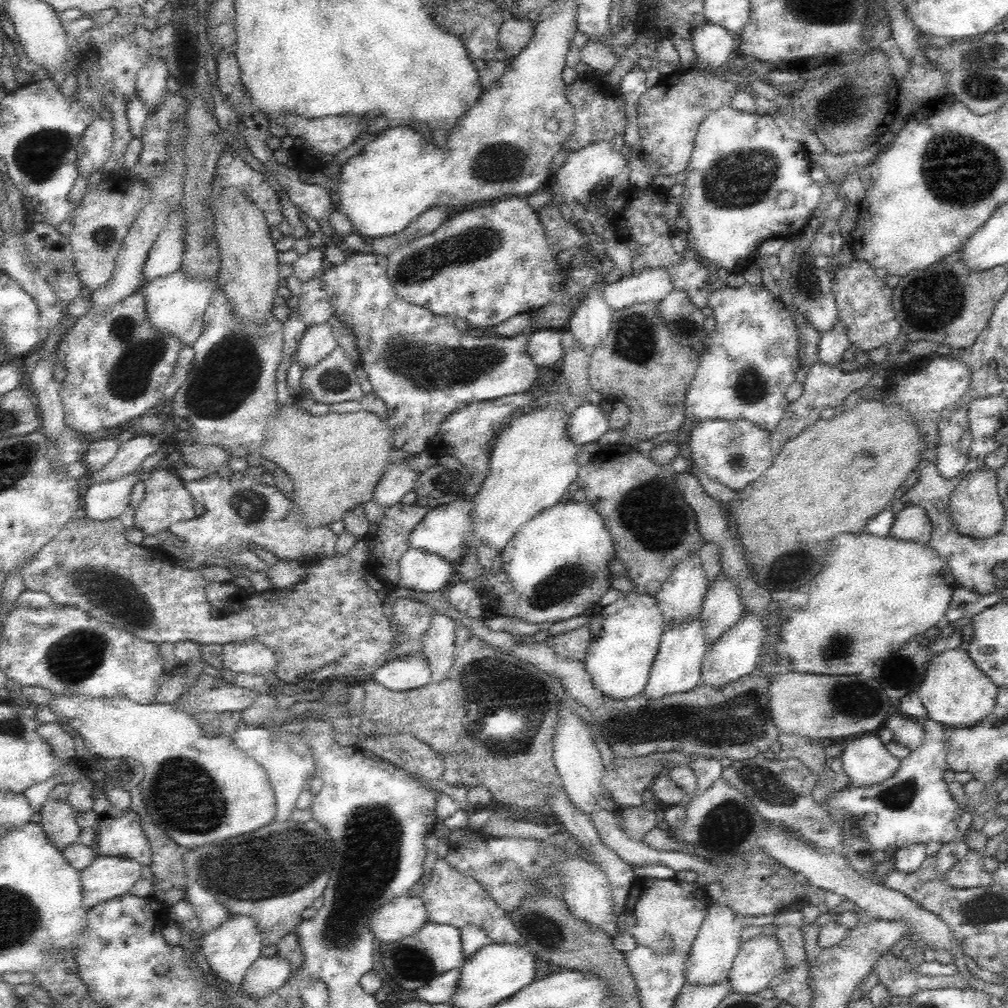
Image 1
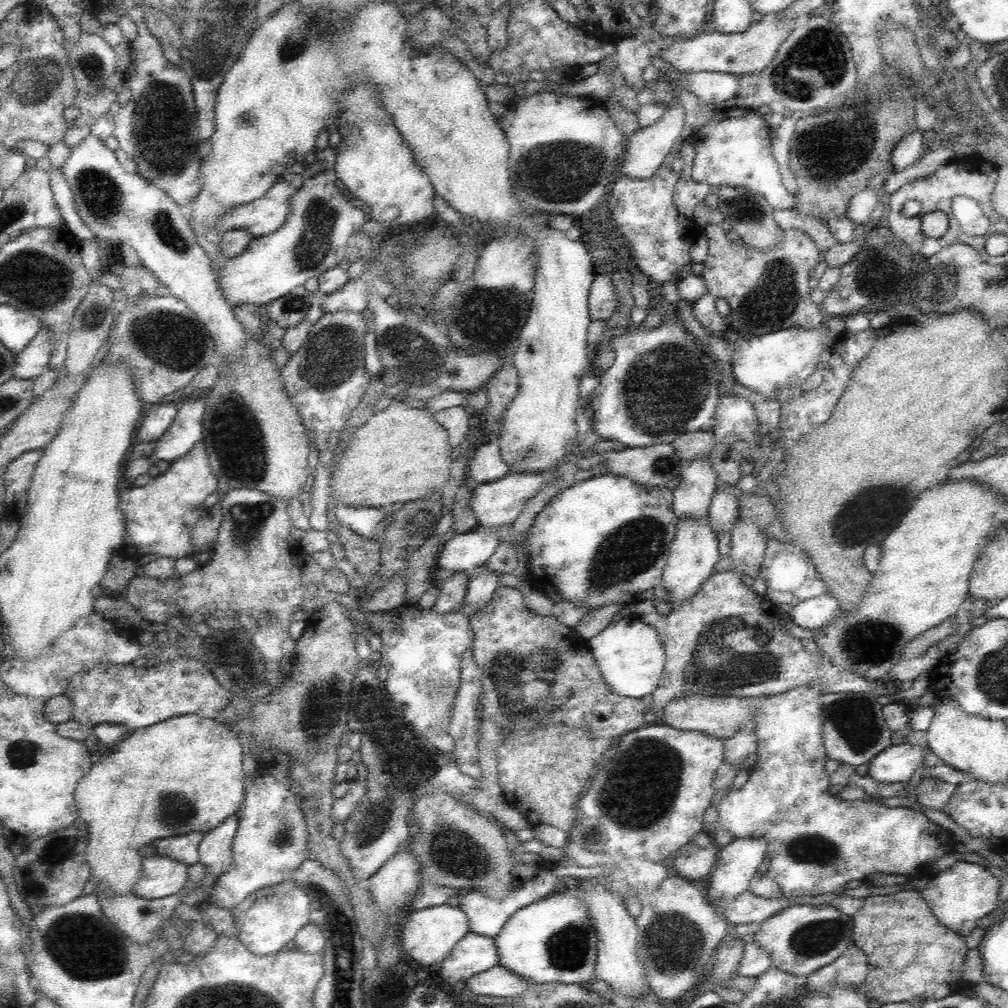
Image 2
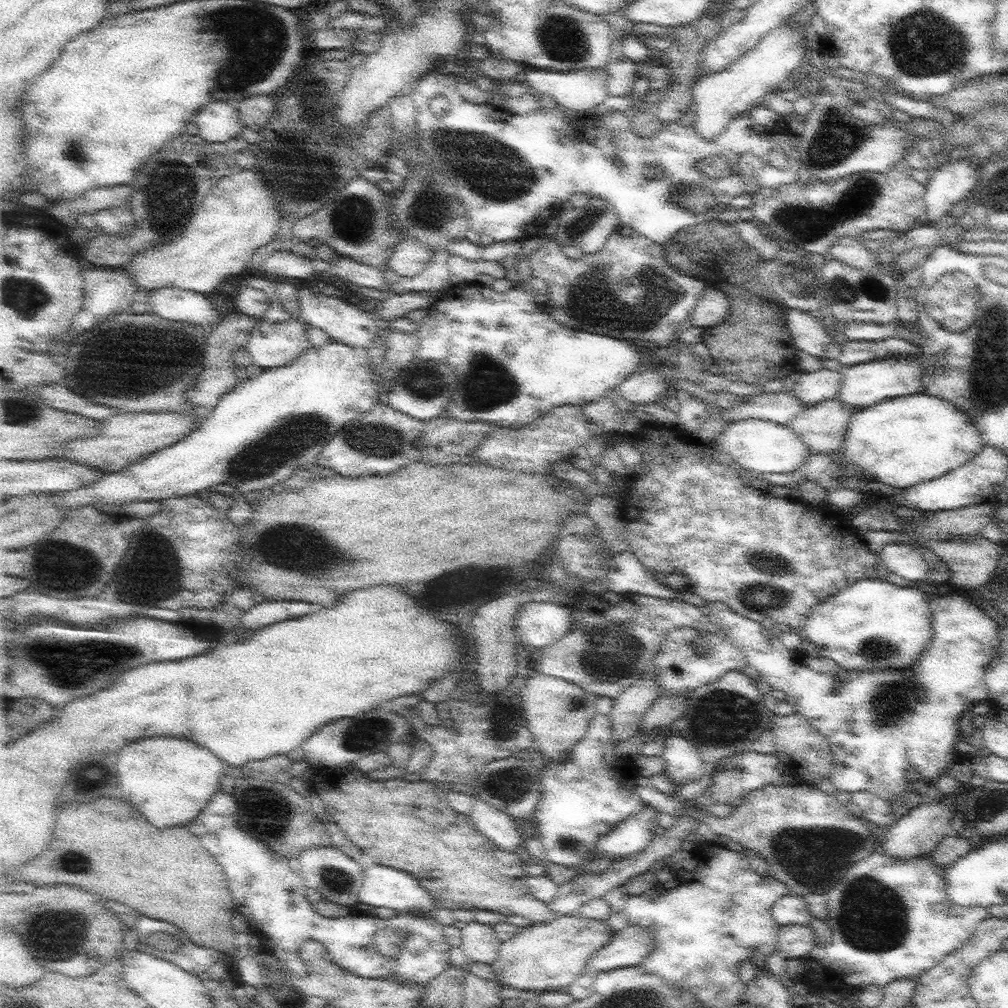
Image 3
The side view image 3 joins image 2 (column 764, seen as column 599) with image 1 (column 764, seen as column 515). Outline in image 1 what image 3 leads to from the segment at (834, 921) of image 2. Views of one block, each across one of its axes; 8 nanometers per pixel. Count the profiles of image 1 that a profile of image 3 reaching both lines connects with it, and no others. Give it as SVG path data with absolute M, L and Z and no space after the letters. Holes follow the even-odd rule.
M756 936L742 943L729 973L732 992L756 994L784 971L784 950L775 937Z

